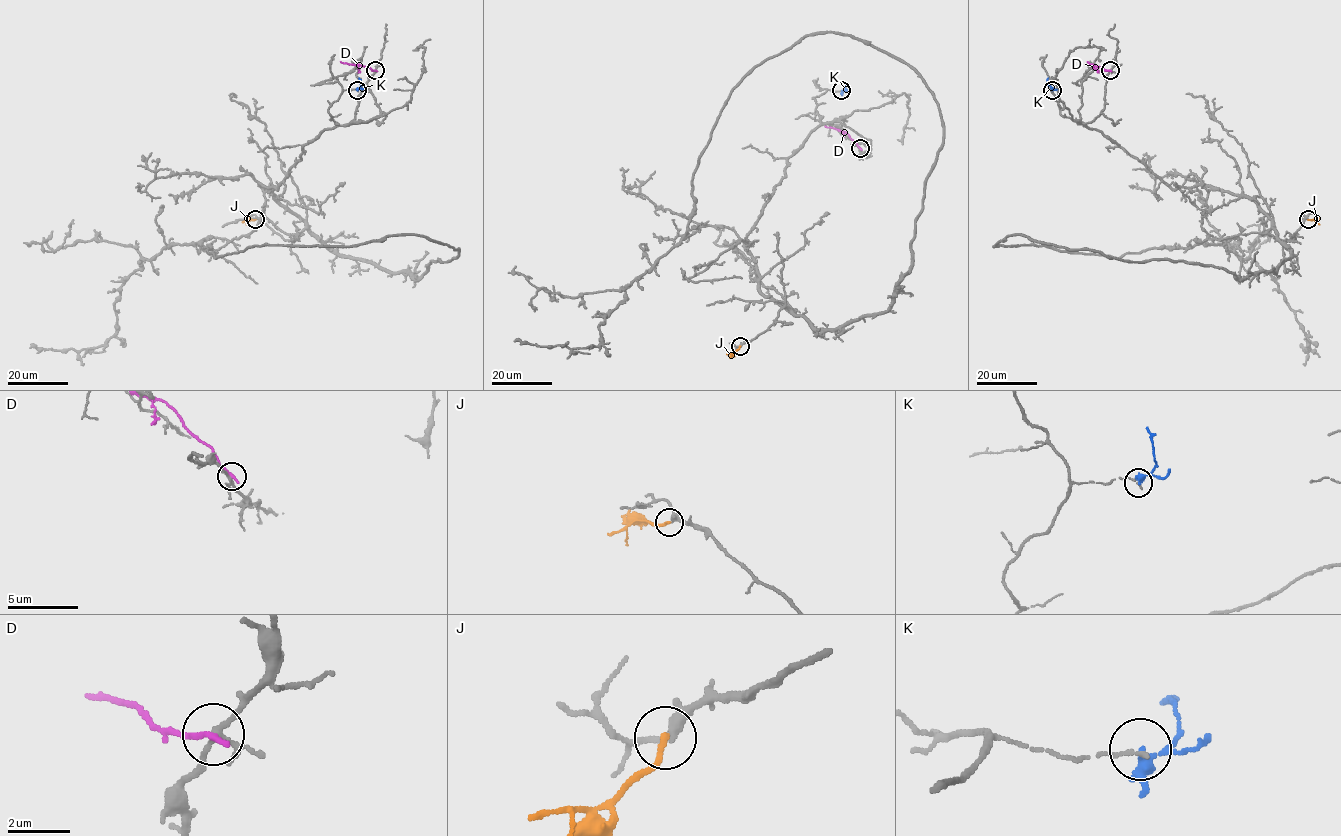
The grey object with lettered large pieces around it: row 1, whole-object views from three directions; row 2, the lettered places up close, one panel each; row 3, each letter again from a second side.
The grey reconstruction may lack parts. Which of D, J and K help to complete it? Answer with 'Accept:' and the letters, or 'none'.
Accept: none

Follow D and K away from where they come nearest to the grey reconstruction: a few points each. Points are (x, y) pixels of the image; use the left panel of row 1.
D: (375, 70), (340, 62)
K: (357, 90), (361, 86), (359, 77)

